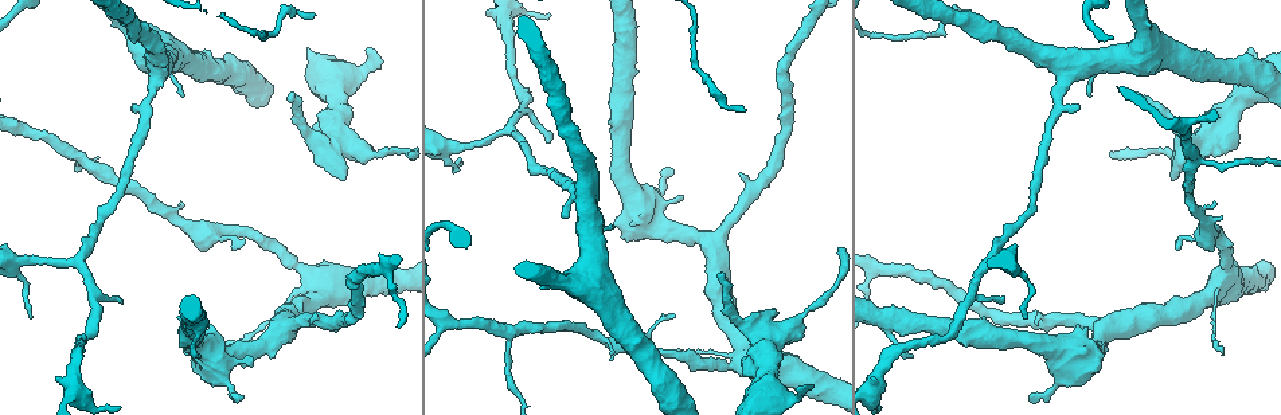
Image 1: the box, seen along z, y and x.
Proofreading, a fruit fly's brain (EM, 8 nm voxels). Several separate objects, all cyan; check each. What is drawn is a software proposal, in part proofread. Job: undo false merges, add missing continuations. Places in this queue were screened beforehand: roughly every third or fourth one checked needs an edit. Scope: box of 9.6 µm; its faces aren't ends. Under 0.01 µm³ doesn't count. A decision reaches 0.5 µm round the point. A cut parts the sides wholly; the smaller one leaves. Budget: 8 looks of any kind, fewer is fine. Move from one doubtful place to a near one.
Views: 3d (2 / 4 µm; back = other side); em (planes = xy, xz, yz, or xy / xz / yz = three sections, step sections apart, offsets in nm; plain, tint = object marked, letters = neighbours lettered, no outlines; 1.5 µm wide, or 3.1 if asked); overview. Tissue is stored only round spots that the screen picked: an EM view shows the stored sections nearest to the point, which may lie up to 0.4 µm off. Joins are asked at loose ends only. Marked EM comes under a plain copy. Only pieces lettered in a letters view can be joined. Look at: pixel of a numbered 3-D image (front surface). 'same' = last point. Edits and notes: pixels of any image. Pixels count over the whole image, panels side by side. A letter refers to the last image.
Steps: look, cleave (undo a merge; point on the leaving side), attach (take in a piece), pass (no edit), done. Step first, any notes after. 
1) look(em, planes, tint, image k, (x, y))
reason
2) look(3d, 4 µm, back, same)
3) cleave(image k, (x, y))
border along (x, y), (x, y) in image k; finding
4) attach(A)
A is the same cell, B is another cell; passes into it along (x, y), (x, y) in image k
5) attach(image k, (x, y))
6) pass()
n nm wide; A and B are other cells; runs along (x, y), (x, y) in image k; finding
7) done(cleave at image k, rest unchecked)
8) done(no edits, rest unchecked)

look(em, planes, letters, image 1, (725, 274))
thin end

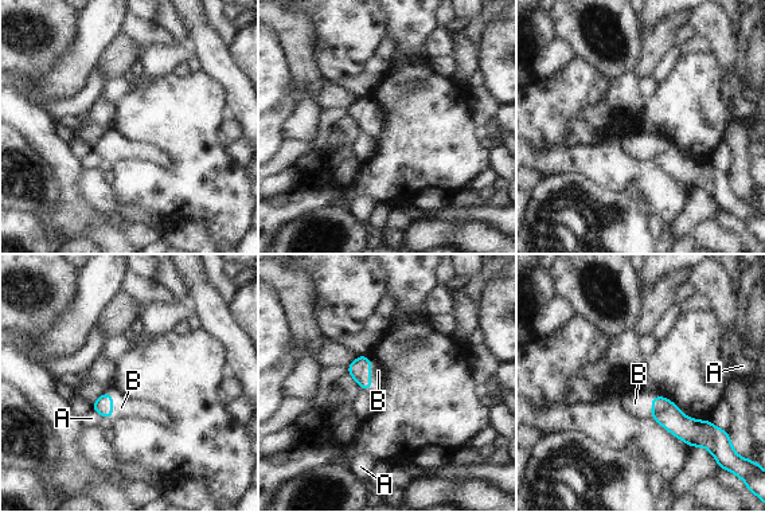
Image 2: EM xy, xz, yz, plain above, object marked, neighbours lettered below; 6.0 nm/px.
attach(B)
B touches over 150 nm; B is the same cell, A is another cell; passes into it along (360, 368), (370, 374), (378, 371) in image 2; it goes on there

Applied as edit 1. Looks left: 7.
look(overview)

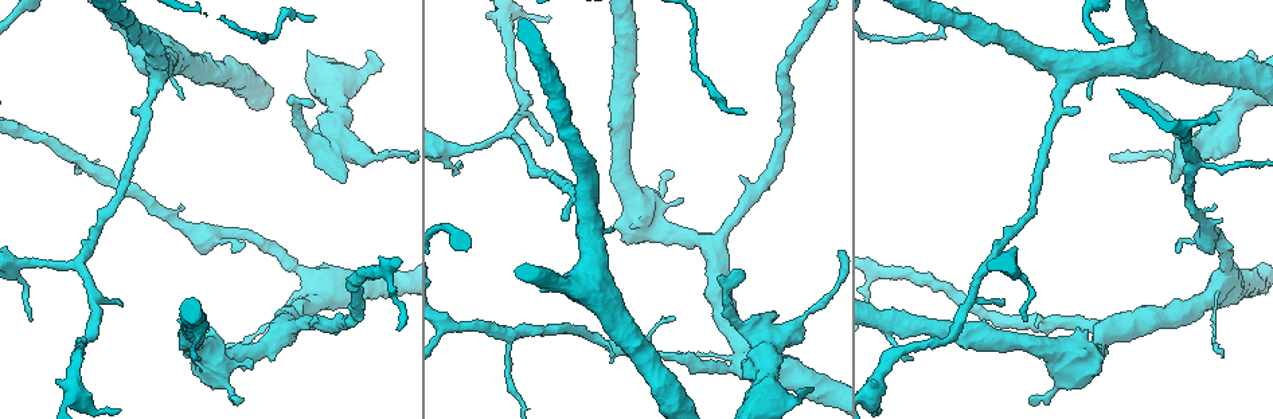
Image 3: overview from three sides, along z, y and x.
look(em, xy, step 4, letters, image 3, (1034, 404))
branch stops here

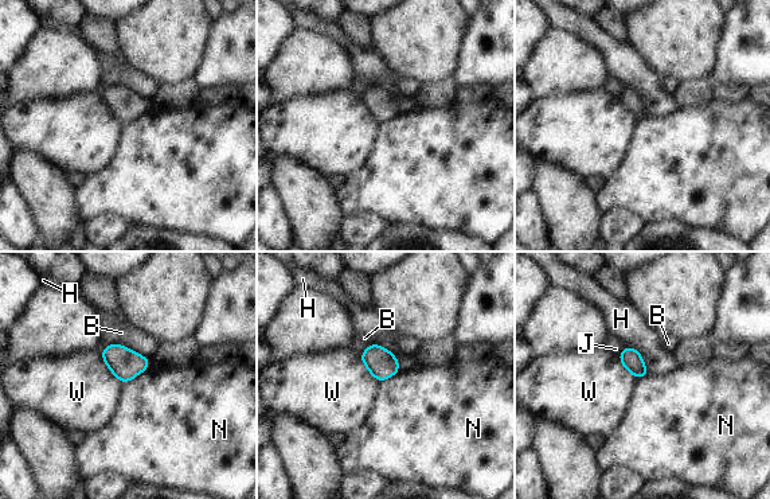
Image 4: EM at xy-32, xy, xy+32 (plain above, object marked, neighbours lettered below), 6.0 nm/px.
pass()
120 nm wide; B, H, J, N and W are other cells; border along (149, 365), (124, 384) in image 4; none of them fits

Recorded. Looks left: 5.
look(3d, 2 µm, back, image 3, (242, 244))
free end

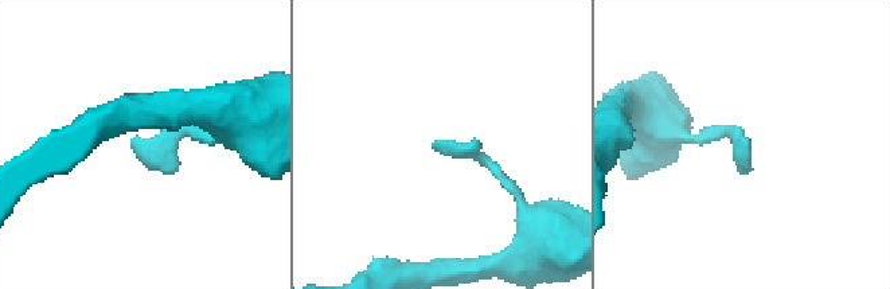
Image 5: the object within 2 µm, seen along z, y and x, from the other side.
look(em, xz, step 8, tint, image 5, (748, 142))
need the tissue

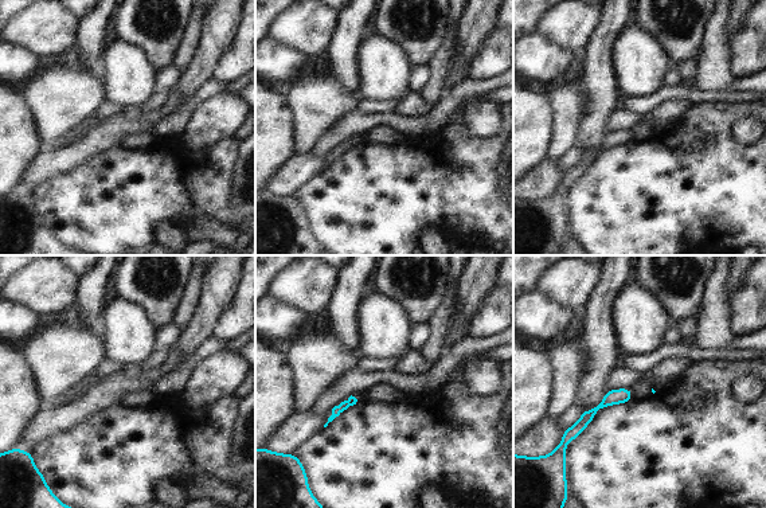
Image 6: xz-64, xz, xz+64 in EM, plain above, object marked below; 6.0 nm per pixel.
look(em, planes, letters, same)

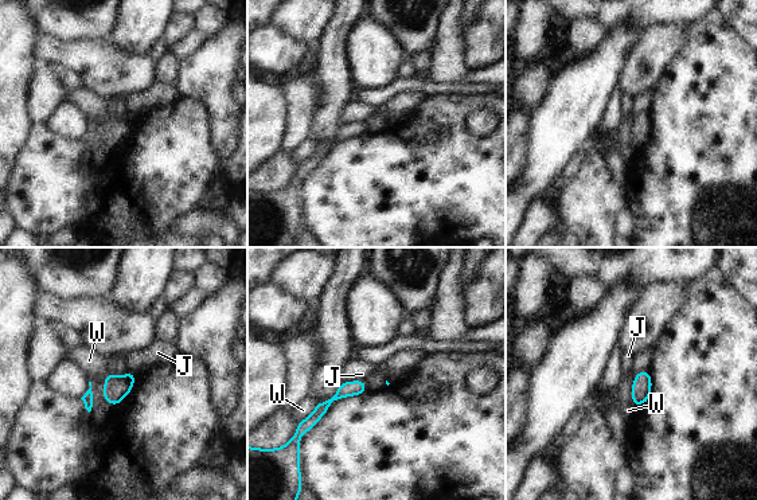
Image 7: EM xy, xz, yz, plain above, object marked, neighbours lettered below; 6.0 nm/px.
pass()
J and W are other cells; border along (125, 371), (135, 372) in image 7; no lettered piece goes on from it

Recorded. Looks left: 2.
done(attach at image 2, rest unchecked)

